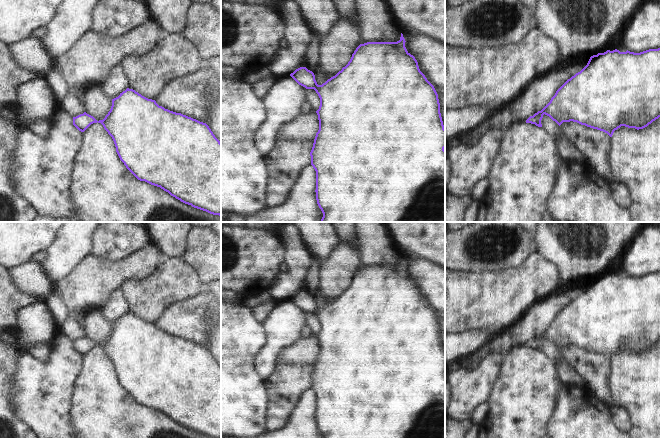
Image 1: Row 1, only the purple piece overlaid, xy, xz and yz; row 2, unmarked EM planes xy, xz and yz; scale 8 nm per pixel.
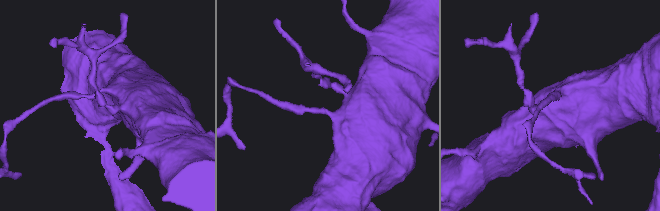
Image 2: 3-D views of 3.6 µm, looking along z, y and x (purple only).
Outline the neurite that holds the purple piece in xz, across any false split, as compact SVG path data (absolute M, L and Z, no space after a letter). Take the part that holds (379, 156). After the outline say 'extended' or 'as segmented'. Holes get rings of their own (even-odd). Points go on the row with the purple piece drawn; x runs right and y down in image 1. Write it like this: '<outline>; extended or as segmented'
M401 33L397 42L360 44L348 64L322 85L317 84L314 73L306 67L300 67L290 74L299 85L314 89L320 98L316 111L319 130L310 152L311 165L316 171L316 200L323 213L320 222L445 222L445 128L440 103L434 86L420 71L417 60L407 51L405 42Z; as segmented

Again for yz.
M660 48L649 49L640 53L607 50L590 57L587 65L568 79L541 110L530 116L526 123L542 127L543 115L549 116L559 126L563 122L577 122L581 125L597 129L612 137L621 126L643 129L660 117Z; as segmented

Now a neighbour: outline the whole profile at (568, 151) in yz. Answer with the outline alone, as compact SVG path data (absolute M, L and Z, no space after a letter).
M557 138L554 140L560 156L564 161L574 163L586 163L586 160L581 151L566 138Z

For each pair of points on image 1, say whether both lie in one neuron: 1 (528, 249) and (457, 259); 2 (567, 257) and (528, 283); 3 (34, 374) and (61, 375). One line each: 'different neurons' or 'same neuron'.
1: same neuron
2: different neurons
3: same neuron

